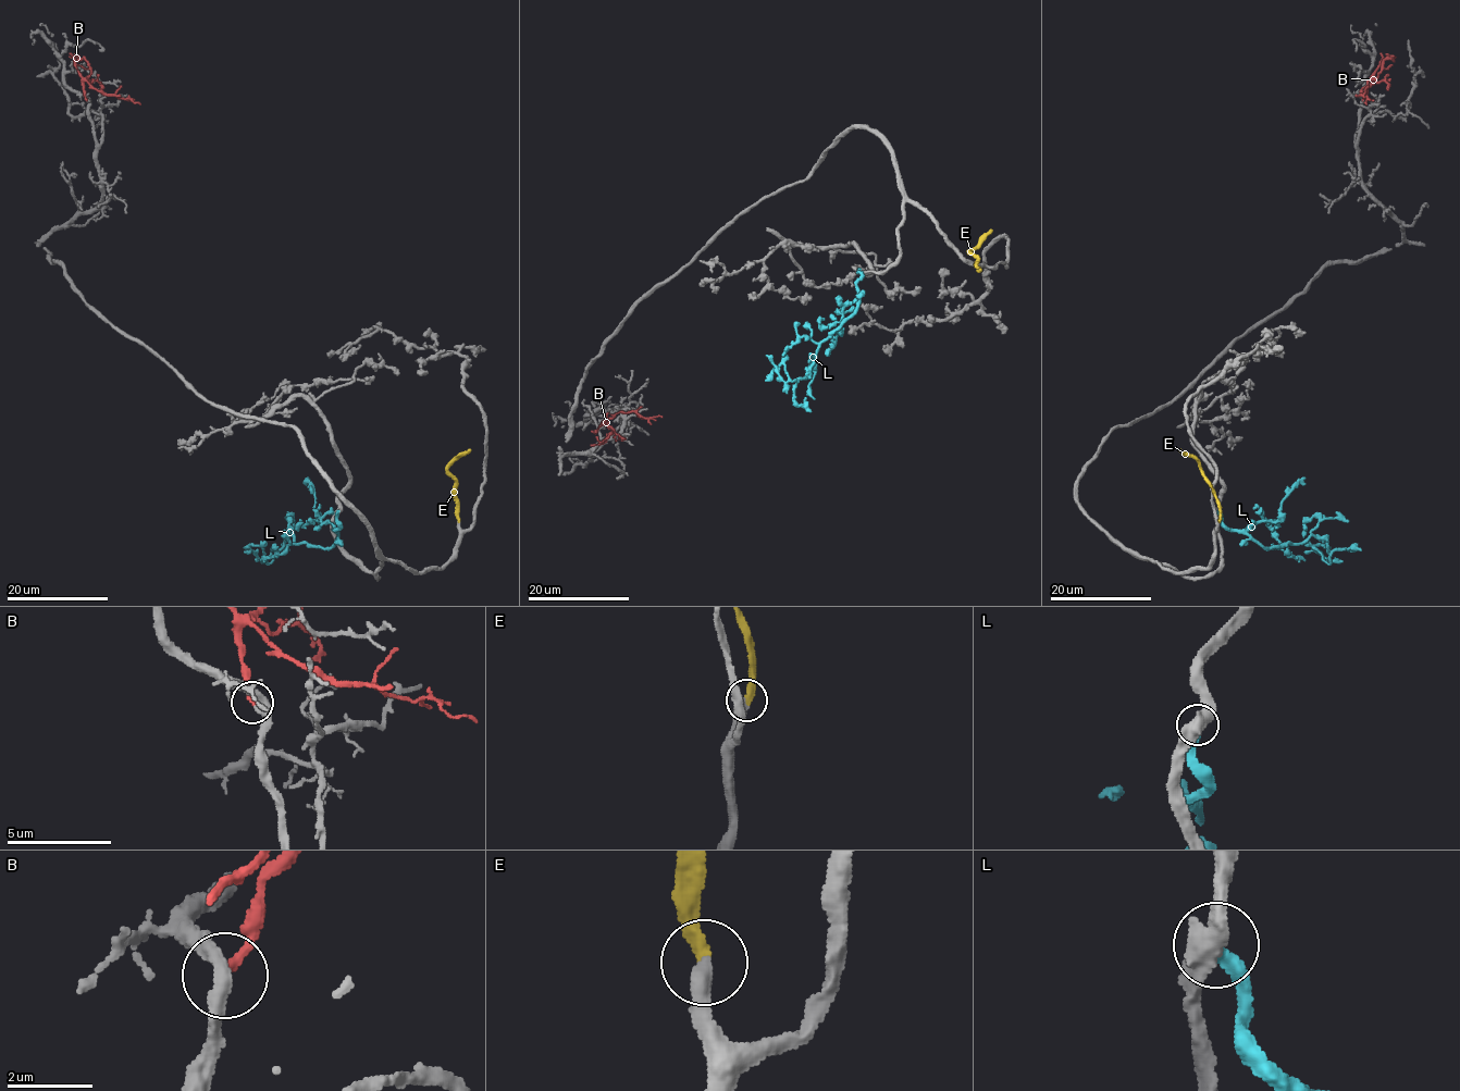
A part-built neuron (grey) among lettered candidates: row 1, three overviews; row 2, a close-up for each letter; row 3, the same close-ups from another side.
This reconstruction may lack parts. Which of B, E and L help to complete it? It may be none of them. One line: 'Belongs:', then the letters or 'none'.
Belongs: B, E

